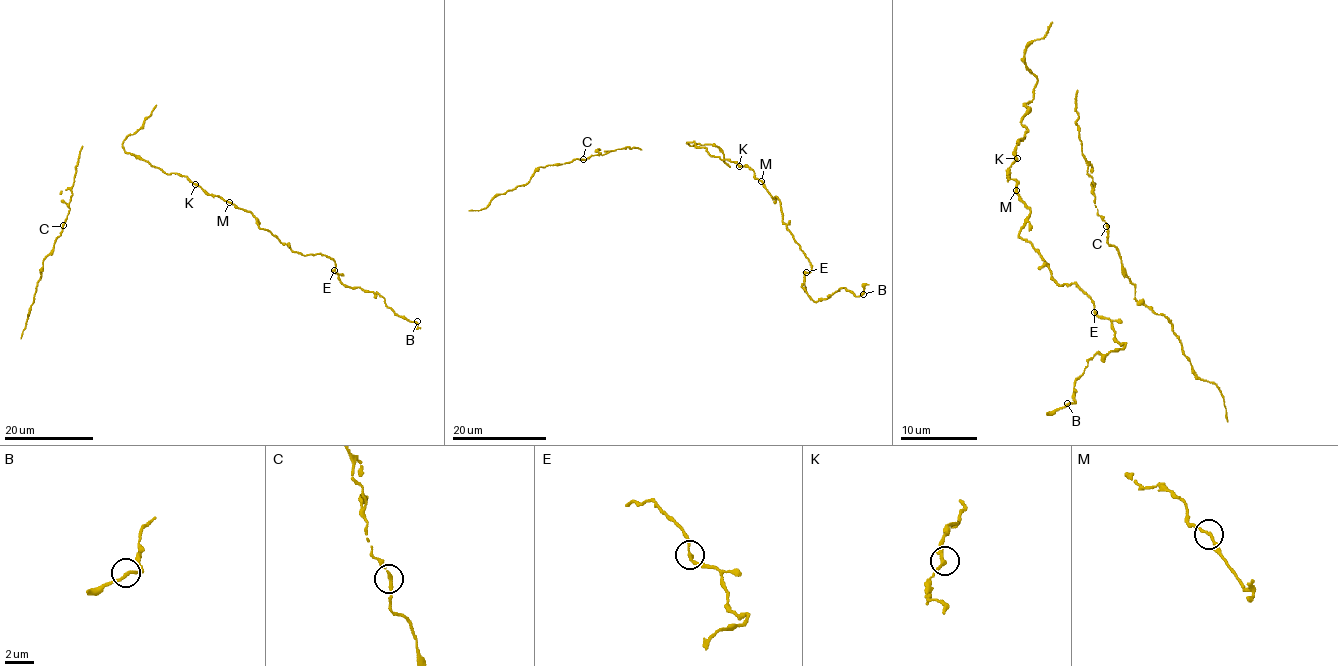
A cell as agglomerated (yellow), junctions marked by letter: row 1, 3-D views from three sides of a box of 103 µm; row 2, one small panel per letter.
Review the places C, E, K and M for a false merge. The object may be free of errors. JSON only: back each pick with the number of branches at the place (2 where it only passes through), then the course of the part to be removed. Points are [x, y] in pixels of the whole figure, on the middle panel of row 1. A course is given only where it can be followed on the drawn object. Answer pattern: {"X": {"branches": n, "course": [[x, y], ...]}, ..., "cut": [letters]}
{"cut": []}

